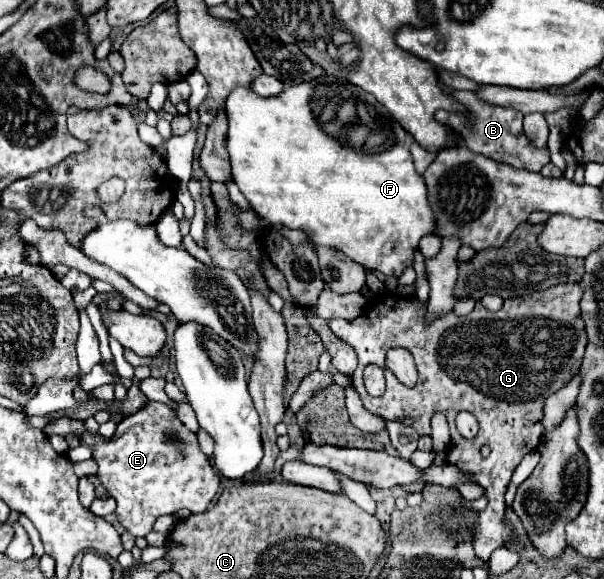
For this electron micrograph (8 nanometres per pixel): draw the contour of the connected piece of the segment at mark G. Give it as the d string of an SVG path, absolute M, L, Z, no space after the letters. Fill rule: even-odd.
M577 283L555 285L543 293L505 301L497 313L477 303L477 309L467 317L449 313L425 327L423 317L427 307L419 307L417 297L381 295L379 311L367 311L355 321L329 323L331 333L343 343L349 343L359 357L353 387L367 411L387 421L411 425L419 435L431 435L431 417L445 413L451 429L447 463L465 473L469 477L467 481L481 485L489 501L473 527L473 549L483 563L511 535L503 523L503 495L515 467L541 441L543 401L565 387L579 371L587 345L587 333L579 313L581 297L583 289ZM391 347L411 351L419 369L419 381L409 389L385 369L387 391L383 397L371 397L363 385L363 369L367 365L385 367L385 353ZM459 411L471 411L479 421L479 435L471 441L463 439L455 429L455 415ZM483 445L491 449L487 457L481 455Z

